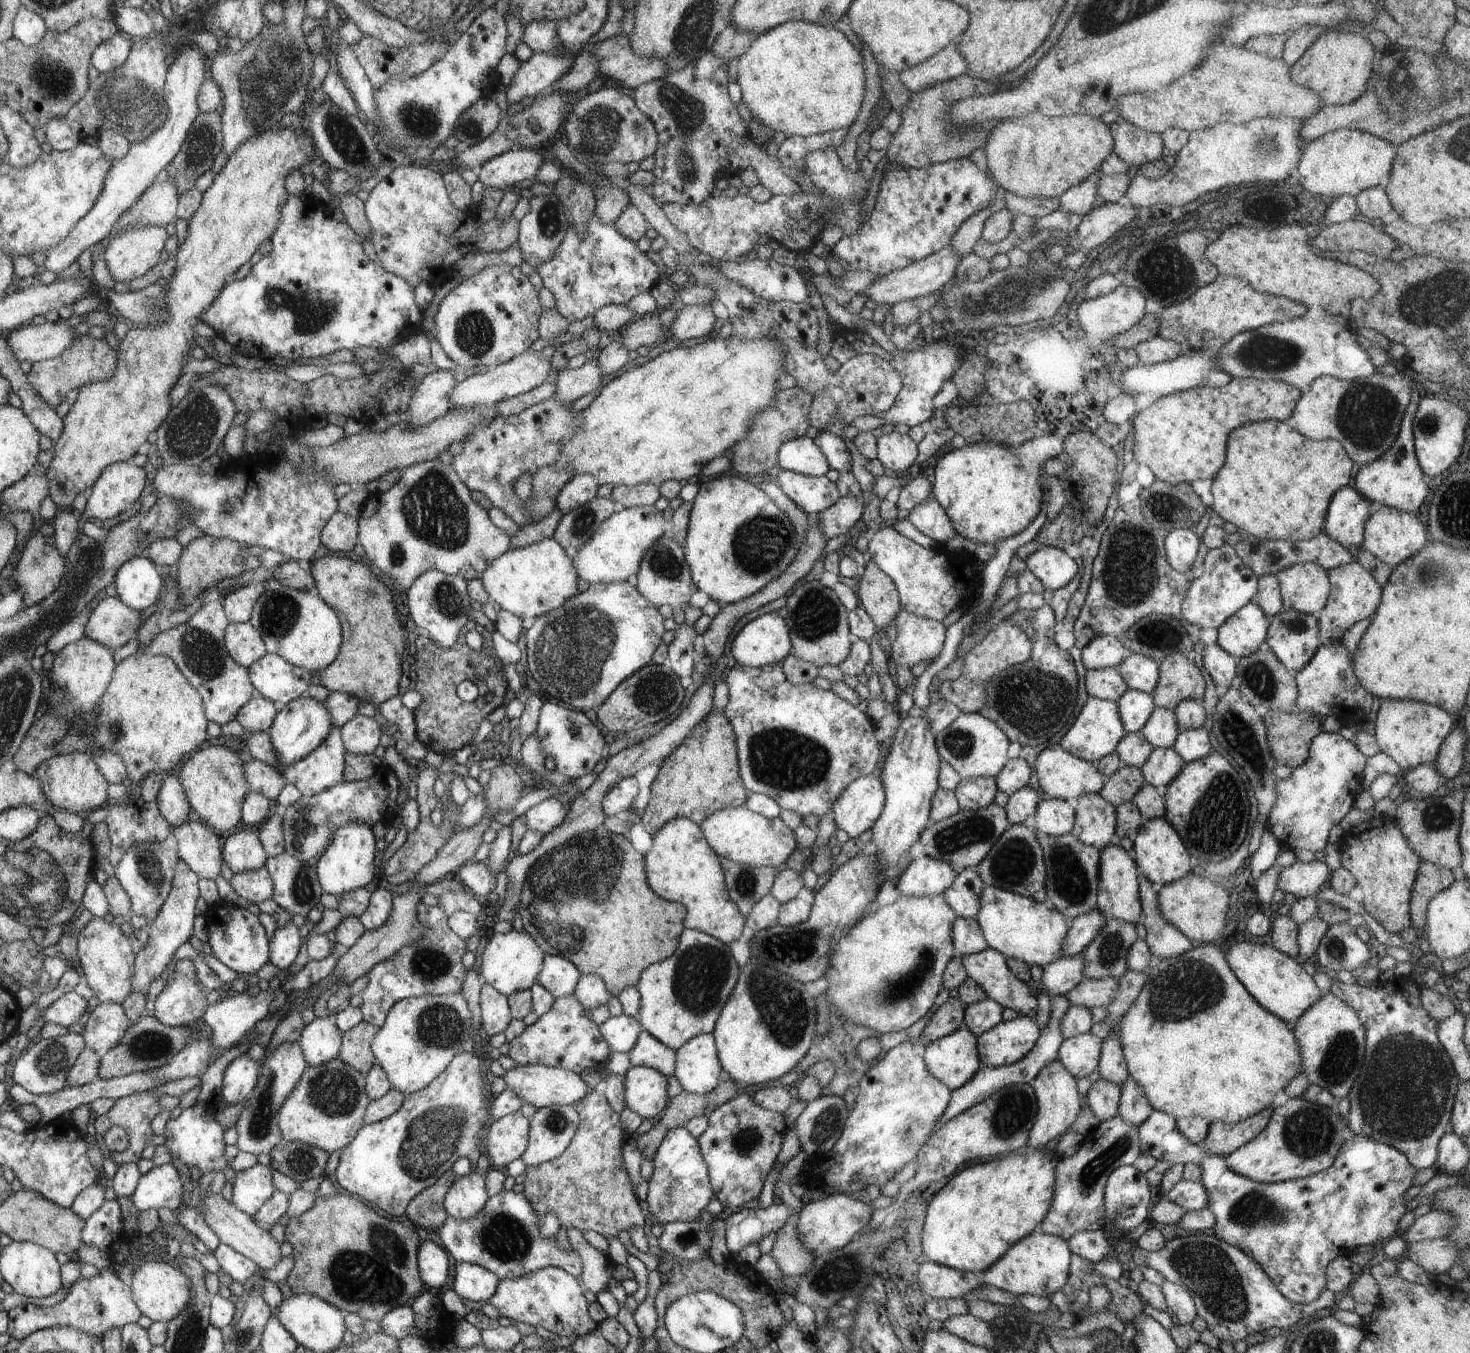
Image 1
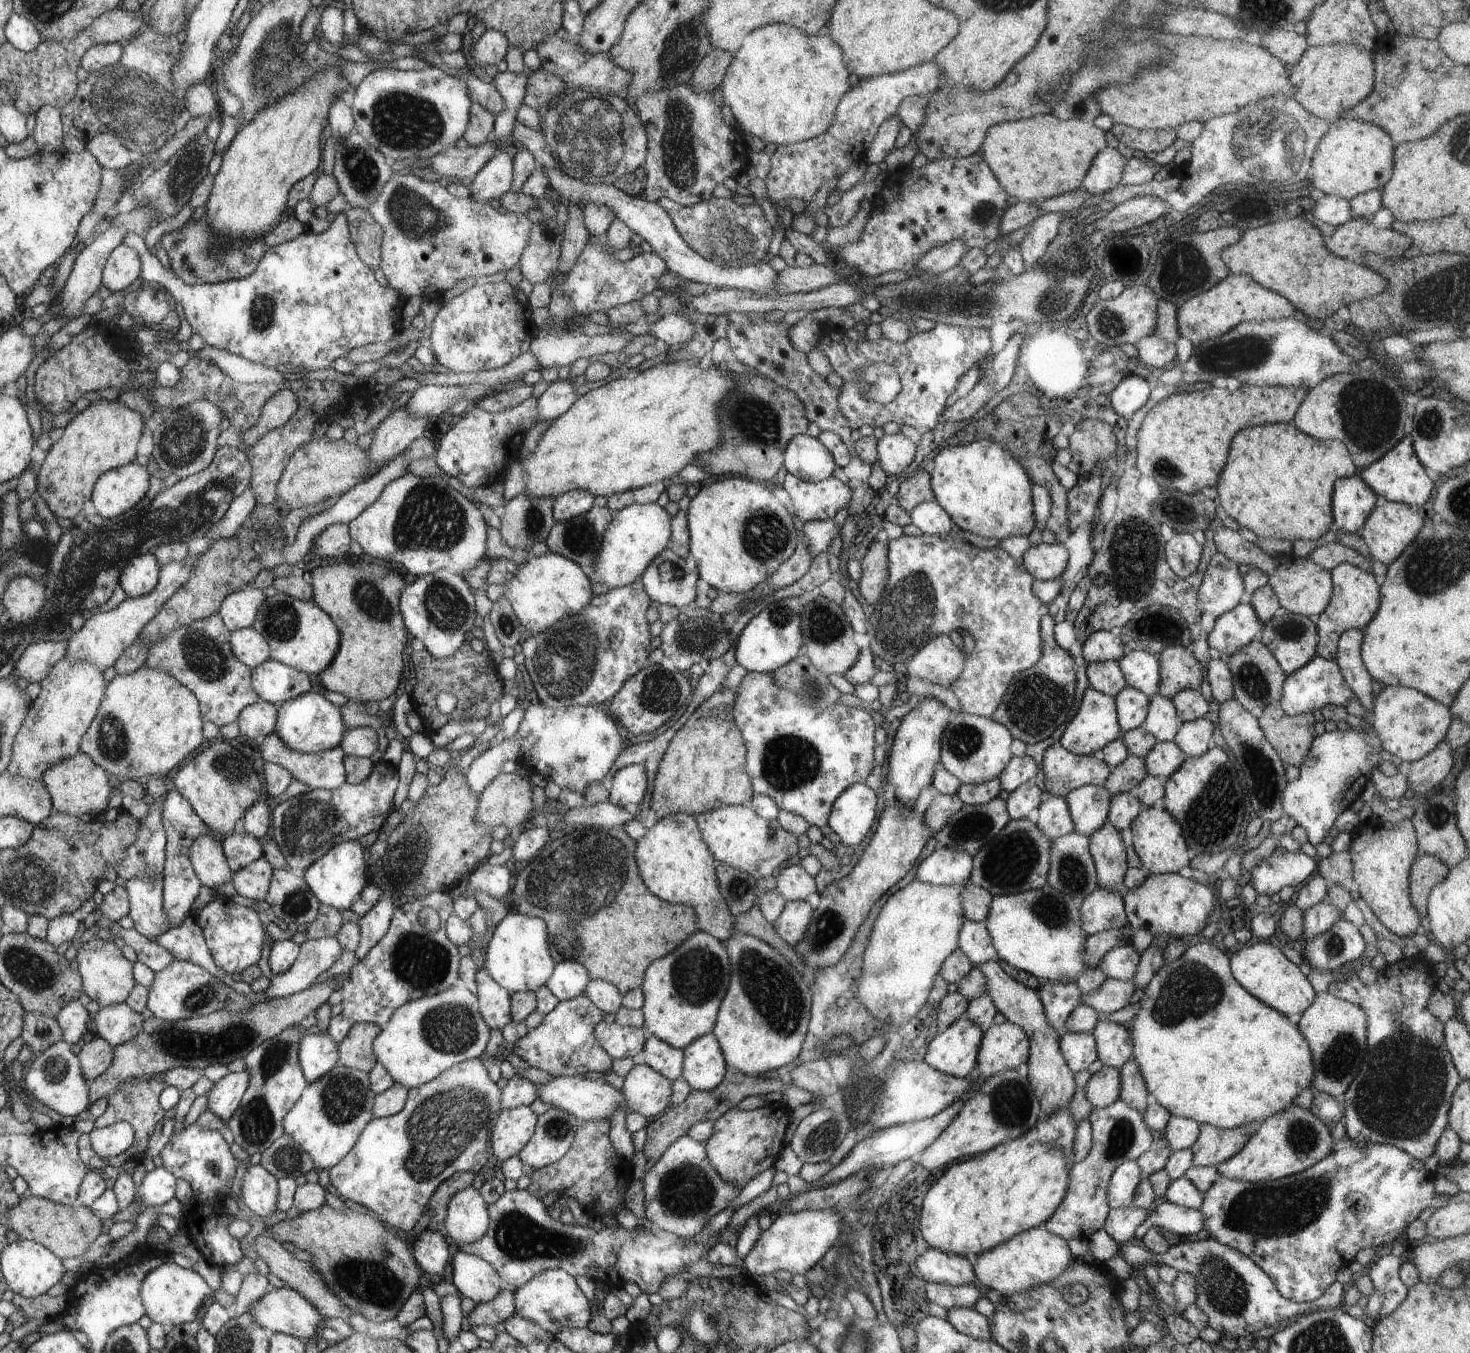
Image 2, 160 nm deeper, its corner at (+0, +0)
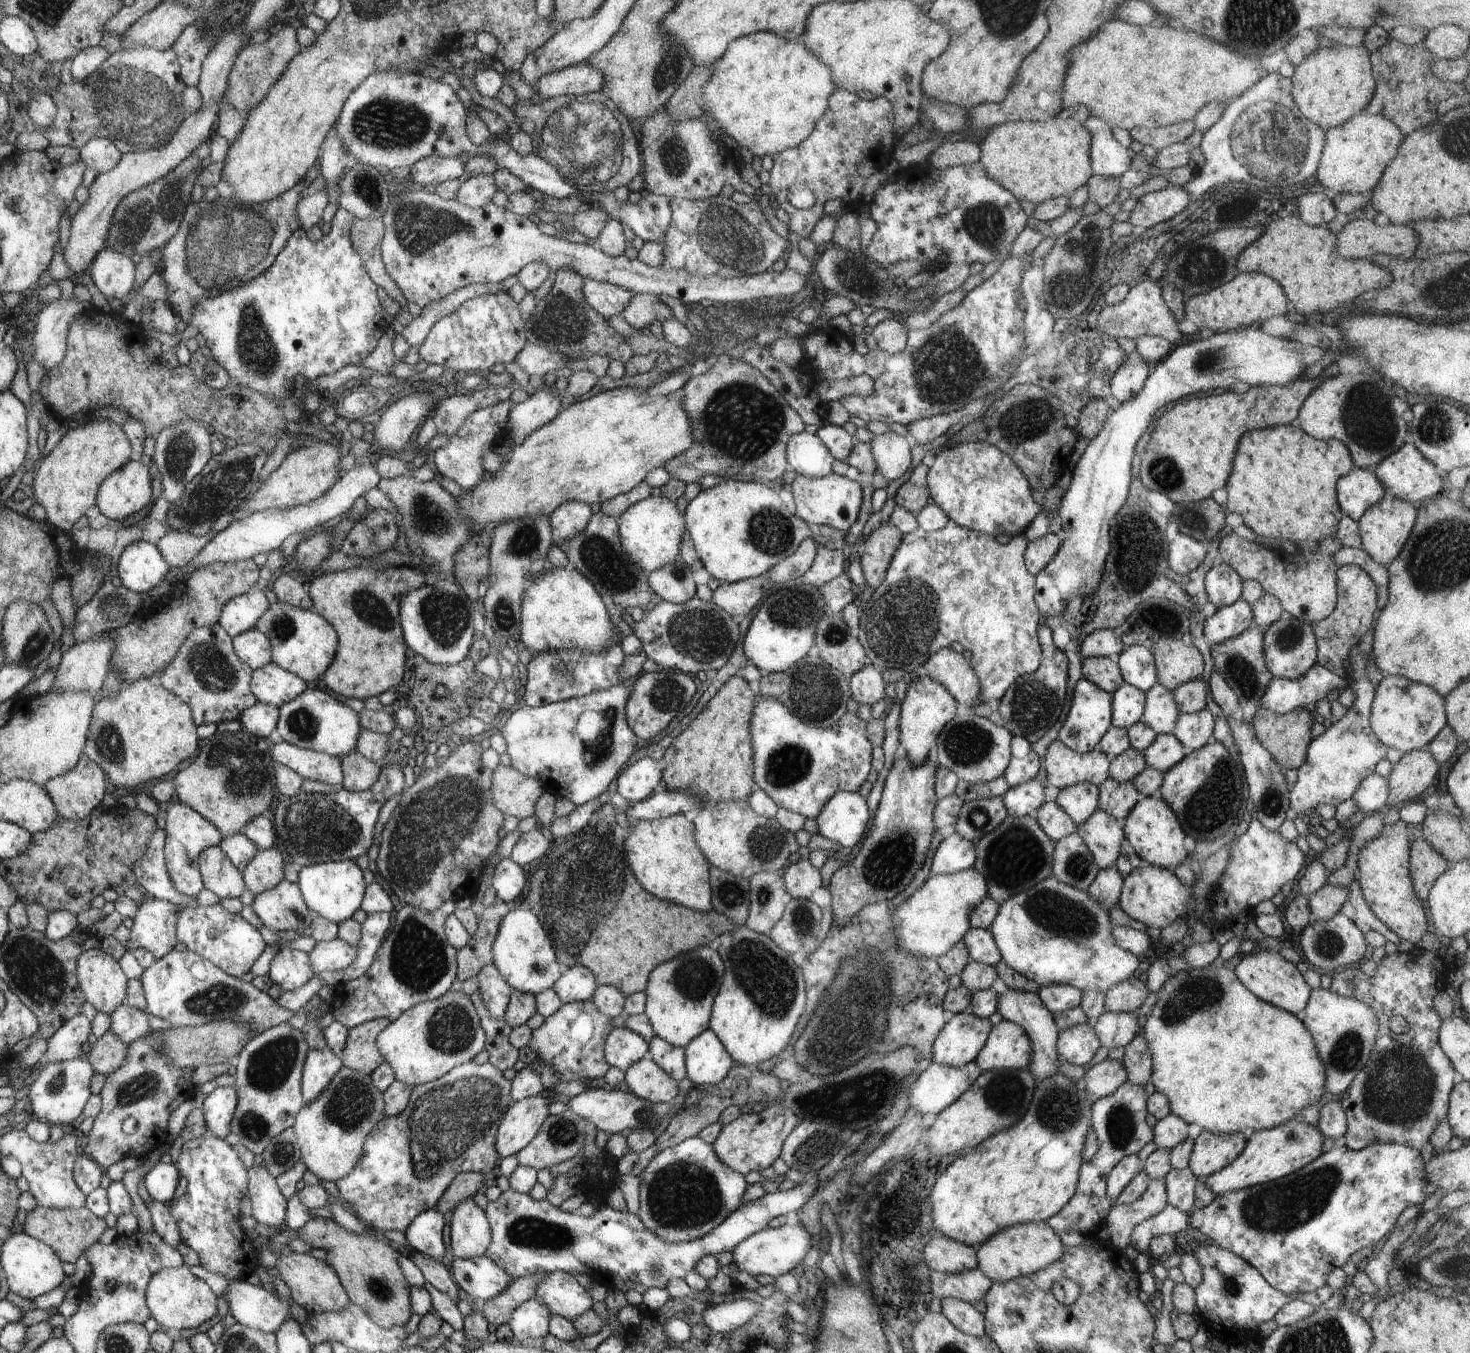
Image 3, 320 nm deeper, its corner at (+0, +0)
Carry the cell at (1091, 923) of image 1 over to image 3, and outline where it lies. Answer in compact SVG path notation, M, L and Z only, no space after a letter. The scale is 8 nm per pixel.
M1116 865L1099 869L1092 881L1088 892L1106 910L1118 902L1123 887L1123 876Z

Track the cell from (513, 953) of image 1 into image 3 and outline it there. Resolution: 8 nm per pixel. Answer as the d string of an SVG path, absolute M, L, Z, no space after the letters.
M525 904L512 908L500 921L494 944L494 963L508 984L526 994L537 995L543 990L552 989L562 977L560 958L554 947L550 932L530 906Z

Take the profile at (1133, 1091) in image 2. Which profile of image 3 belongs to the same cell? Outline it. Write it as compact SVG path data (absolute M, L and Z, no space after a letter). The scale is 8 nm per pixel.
M1141 1031L1125 1046L1123 1064L1127 1070L1128 1081L1142 1085L1148 1084L1153 1071L1153 1060L1148 1050L1149 1042Z

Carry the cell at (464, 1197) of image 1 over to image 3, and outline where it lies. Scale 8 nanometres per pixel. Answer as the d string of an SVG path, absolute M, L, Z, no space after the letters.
M472 1198L462 1201L452 1214L451 1246L458 1259L486 1254L491 1246L491 1223Z

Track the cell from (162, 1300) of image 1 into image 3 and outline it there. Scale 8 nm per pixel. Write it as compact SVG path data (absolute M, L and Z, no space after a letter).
M186 1264L181 1267L164 1267L156 1272L148 1283L145 1295L151 1316L162 1328L169 1329L171 1332L174 1330L178 1332L184 1328L194 1330L218 1314L216 1294L206 1281L196 1277Z

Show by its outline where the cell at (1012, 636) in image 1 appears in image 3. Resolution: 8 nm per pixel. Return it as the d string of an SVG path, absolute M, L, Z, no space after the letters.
M952 520L940 530L927 531L919 527L911 533L903 533L884 580L859 613L856 637L872 665L880 670L898 668L913 676L920 673L933 654L950 647L952 642L960 642L972 652L970 665L979 678L981 702L1001 699L1019 676L1035 671L1042 658L1037 639L1042 616L1035 601L1035 576L1024 564L1027 542L1024 532L1013 536L1008 544L1001 544L994 535L961 527Z

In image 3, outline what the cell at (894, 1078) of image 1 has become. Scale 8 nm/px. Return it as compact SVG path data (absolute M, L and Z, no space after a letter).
M974 1060L961 1067L932 1063L918 1076L918 1080L909 1091L909 1106L913 1106L920 1114L938 1114L944 1107L951 1105L982 1074L981 1068Z

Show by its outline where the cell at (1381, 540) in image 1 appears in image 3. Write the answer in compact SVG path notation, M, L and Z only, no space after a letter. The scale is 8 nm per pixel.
M1385 493L1380 502L1369 506L1368 510L1365 510L1358 520L1362 549L1378 564L1386 567L1400 554L1402 547L1410 536L1416 517L1417 509L1411 502Z

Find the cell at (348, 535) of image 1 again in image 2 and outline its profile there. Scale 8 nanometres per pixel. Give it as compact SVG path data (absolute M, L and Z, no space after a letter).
M334 523L315 538L311 551L318 558L338 558L349 551L351 541L349 525Z

